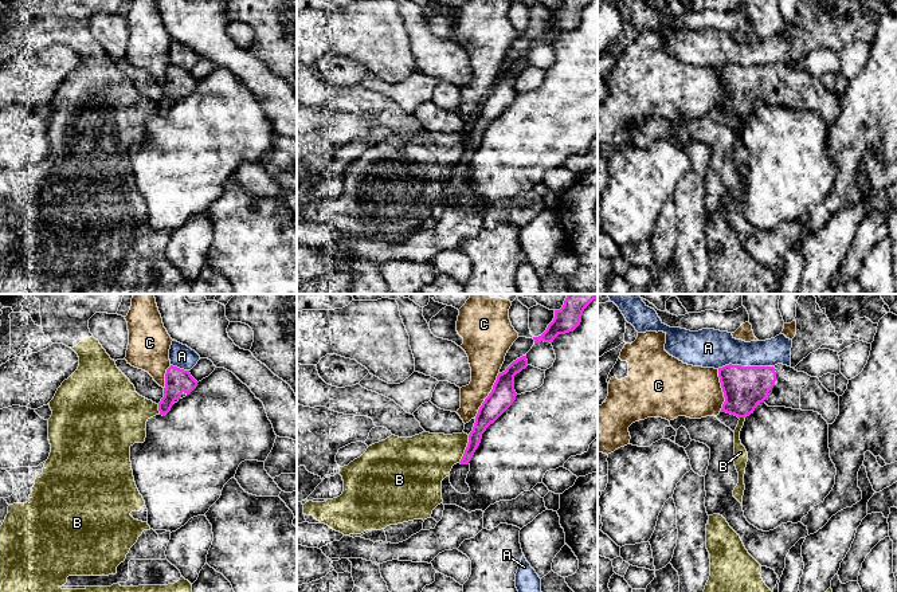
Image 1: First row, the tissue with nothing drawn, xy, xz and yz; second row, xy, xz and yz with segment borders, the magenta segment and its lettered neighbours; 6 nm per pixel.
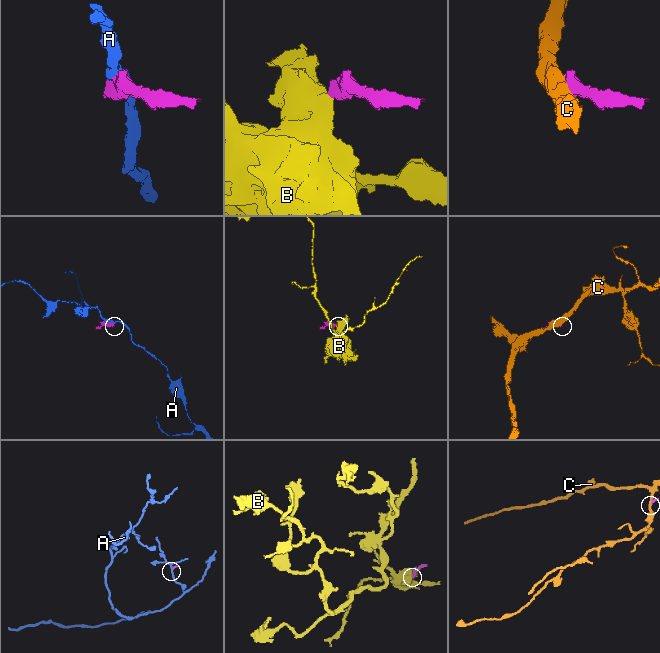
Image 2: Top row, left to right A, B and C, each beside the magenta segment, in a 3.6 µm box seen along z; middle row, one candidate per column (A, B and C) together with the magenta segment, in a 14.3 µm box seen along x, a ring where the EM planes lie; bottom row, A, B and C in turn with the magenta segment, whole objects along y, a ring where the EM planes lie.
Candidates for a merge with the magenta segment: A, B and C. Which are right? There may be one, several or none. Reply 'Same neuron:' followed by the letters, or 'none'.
Same neuron: none

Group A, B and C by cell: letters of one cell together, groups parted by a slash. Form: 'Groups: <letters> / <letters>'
Groups: A / B / C

